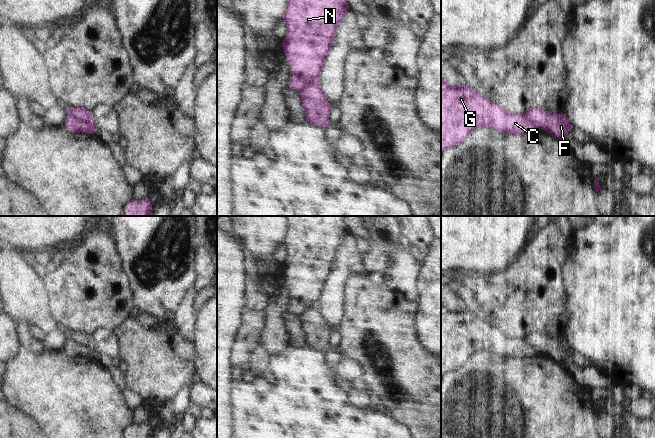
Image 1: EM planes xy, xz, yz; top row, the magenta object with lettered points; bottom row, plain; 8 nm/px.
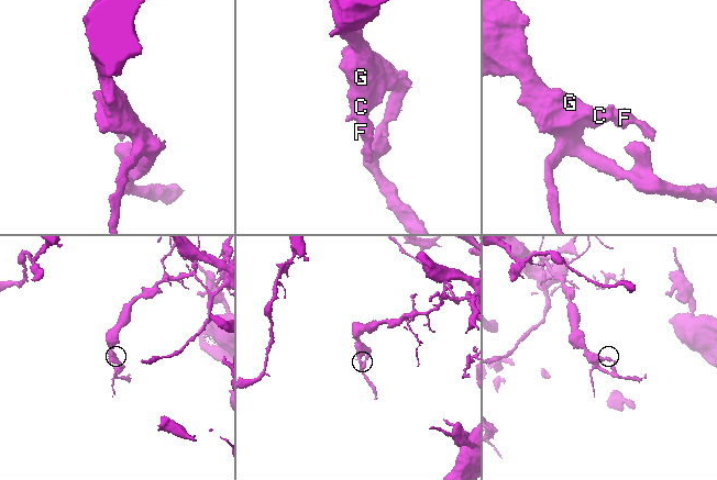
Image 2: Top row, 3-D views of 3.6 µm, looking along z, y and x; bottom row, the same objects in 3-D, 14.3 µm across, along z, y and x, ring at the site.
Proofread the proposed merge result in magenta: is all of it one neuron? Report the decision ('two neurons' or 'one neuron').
two neurons

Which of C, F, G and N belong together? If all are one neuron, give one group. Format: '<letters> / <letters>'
C G N / F

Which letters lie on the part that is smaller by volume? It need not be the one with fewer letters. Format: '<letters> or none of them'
F

